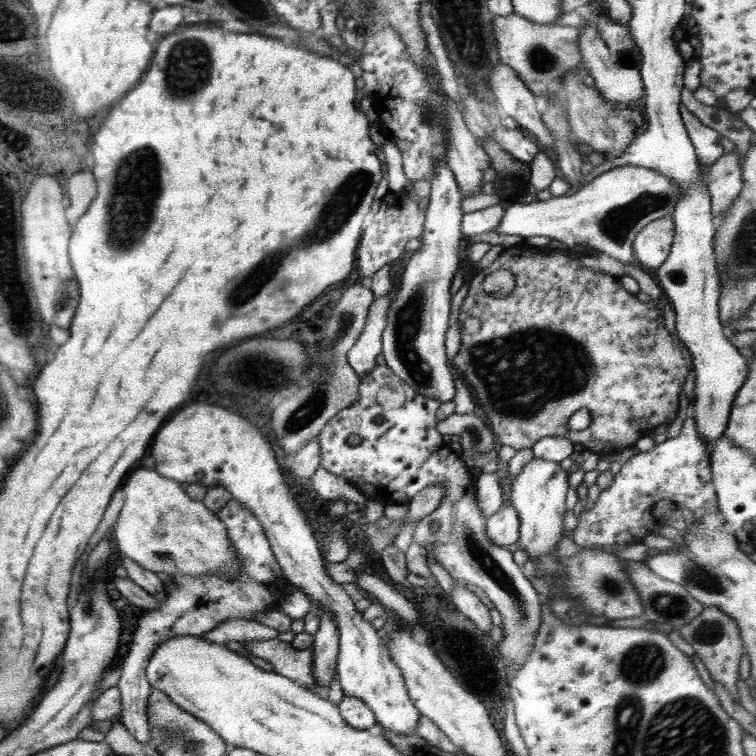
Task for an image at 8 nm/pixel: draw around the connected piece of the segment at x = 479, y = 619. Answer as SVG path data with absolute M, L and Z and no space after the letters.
M455 580L451 596L456 610L459 610L470 622L474 622L482 632L490 632L493 624L489 608L470 589Z

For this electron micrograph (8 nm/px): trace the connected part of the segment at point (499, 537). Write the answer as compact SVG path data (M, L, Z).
M510 505L502 507L496 514L489 516L486 523L487 537L496 546L507 548L519 539L519 512Z

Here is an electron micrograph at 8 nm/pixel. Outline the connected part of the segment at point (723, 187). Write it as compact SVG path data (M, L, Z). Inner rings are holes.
M738 150L724 153L707 171L712 216L716 218L732 207L743 186Z

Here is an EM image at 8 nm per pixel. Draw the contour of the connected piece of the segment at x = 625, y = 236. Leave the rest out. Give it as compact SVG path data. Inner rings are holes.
M617 166L602 172L576 192L558 198L530 204L513 203L505 210L497 234L522 238L545 236L564 243L568 248L587 244L622 264L638 264L633 253L633 243L638 232L653 220L672 215L680 201L676 183L656 170L642 166Z

